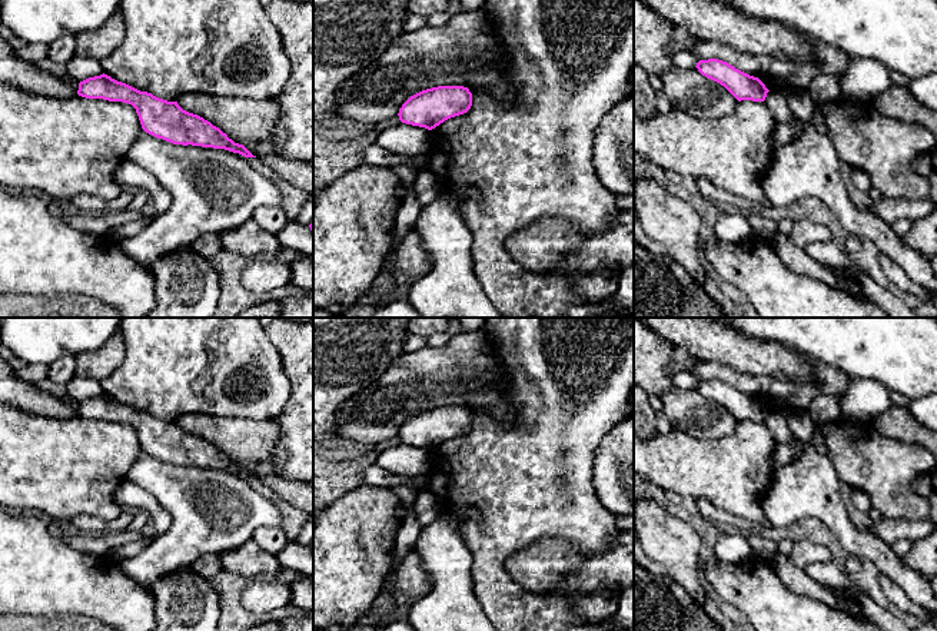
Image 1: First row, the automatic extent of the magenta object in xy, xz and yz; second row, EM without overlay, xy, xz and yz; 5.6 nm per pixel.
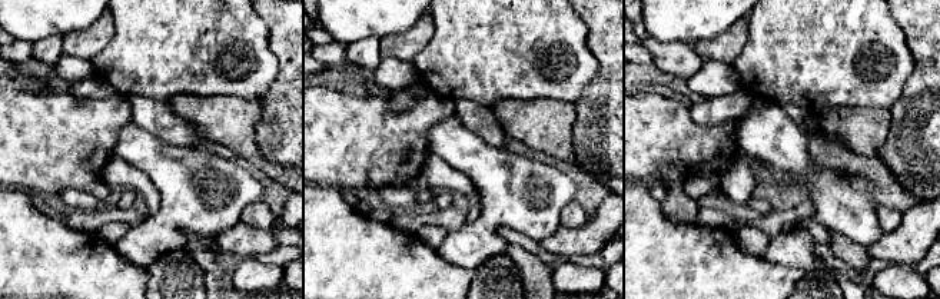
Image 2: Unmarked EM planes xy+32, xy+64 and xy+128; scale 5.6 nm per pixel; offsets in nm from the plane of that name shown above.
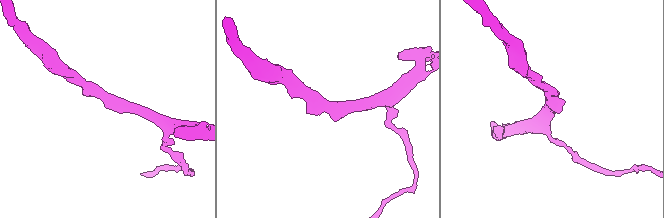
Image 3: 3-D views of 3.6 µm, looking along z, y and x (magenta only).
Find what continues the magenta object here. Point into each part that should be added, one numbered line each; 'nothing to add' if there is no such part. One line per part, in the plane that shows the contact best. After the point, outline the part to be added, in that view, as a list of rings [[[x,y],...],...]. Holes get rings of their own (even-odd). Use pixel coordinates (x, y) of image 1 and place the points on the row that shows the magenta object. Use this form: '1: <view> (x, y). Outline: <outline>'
nothing to add

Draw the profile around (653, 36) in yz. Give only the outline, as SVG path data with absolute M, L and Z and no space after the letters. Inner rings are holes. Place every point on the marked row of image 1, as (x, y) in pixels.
M634 0L634 63L649 76L671 69L674 30L644 0Z

